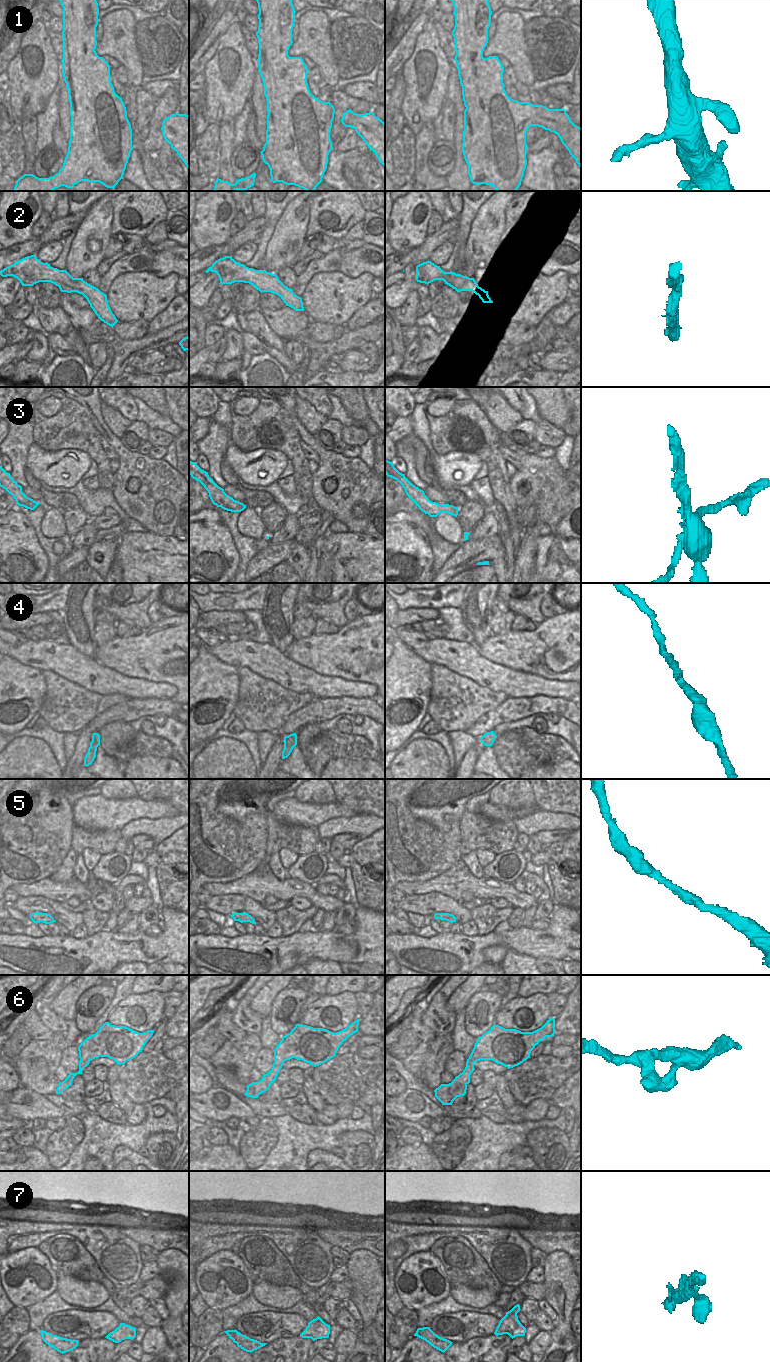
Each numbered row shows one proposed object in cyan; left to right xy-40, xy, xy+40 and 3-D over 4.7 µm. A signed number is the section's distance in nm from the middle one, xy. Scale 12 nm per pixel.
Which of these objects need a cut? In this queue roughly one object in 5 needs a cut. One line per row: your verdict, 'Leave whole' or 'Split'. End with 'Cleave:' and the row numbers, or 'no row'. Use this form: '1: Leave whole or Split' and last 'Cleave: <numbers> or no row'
1: Leave whole
2: Leave whole
3: Split
4: Leave whole
5: Leave whole
6: Leave whole
7: Split
Cleave: 3, 7.

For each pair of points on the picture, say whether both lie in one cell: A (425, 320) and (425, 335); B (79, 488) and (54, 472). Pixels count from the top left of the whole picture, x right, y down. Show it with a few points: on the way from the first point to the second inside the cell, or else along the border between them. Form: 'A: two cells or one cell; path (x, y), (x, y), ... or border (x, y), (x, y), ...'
A: two cells; border (419, 326), (429, 326), (438, 335)
B: two cells; border (81, 478), (71, 487), (52, 487), (50, 485)

